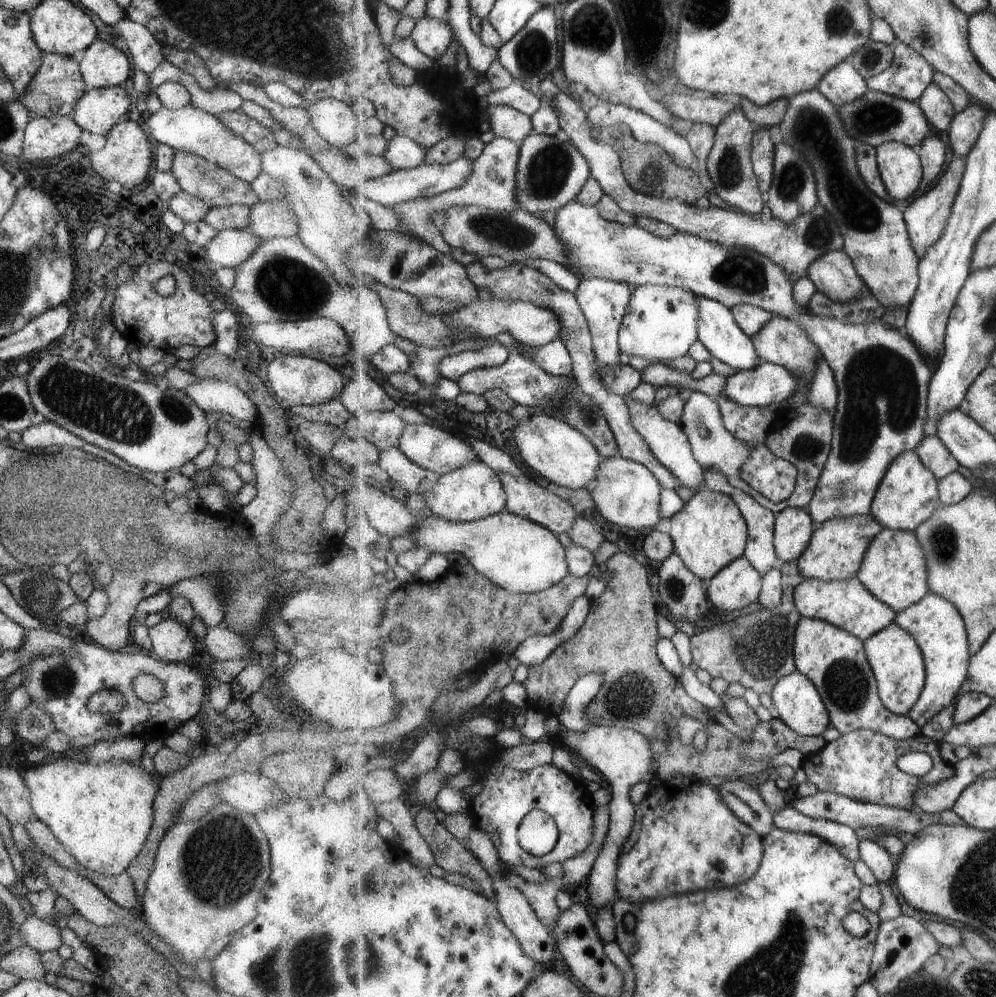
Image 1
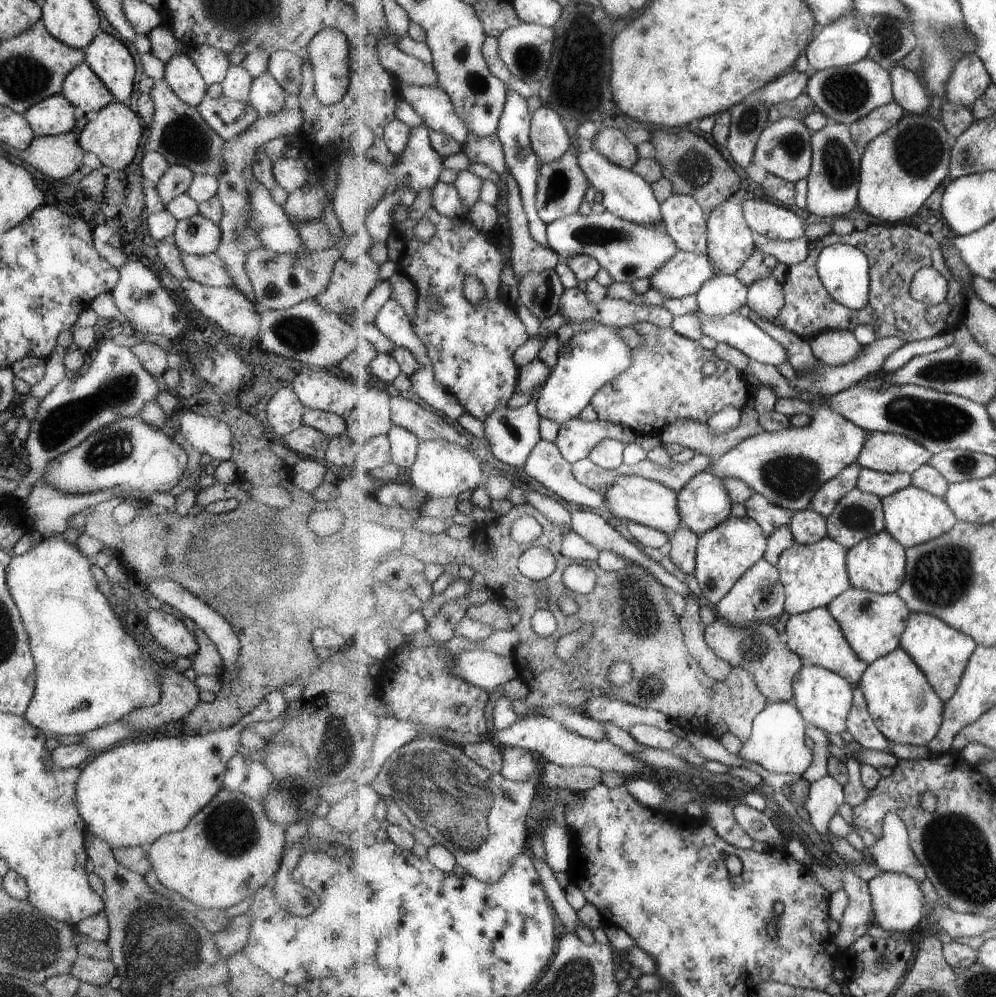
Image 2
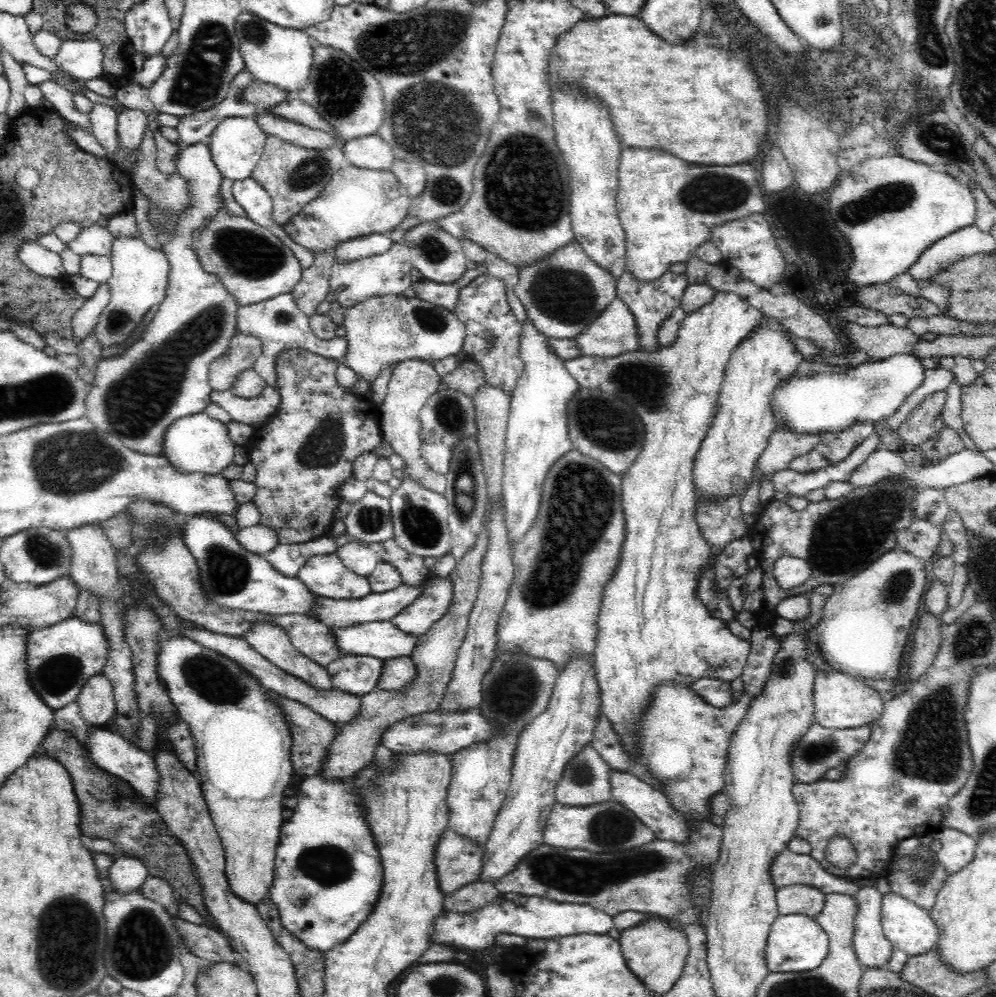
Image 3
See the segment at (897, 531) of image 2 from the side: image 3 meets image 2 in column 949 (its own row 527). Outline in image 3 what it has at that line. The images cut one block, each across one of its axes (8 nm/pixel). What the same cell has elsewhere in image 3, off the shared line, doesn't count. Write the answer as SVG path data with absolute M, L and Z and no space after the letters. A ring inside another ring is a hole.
M528 321L521 326L521 336L519 337L520 359L524 361L526 368L524 368L524 373L520 375L518 383L511 394L500 498L502 507L504 507L504 542L508 543L508 551L510 551L510 557L512 558L515 546L531 529L532 523L539 515L541 494L546 475L560 458L566 456L566 452L573 449L572 441L568 436L568 425L566 425L566 407L572 399L573 393L577 392L579 385L565 371L560 358L552 355L547 343L548 339L541 336Z

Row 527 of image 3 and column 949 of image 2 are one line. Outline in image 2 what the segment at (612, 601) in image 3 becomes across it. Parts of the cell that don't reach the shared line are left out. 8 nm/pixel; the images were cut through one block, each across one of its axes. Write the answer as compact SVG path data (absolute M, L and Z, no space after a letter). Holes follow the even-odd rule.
M910 612L906 631L902 634L902 643L900 644L915 662L923 669L927 678L931 681L931 686L935 692L946 703L957 694L961 684L964 672L970 663L971 655L978 647L977 641L971 636L967 636L958 628L947 624L933 614L923 612Z

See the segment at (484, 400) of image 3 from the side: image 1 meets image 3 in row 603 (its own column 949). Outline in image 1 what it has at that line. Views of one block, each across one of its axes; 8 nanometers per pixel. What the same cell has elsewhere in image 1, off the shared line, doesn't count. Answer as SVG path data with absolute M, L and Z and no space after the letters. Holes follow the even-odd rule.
M938 435L923 438L923 442L915 452L938 479L950 476L962 466Z

